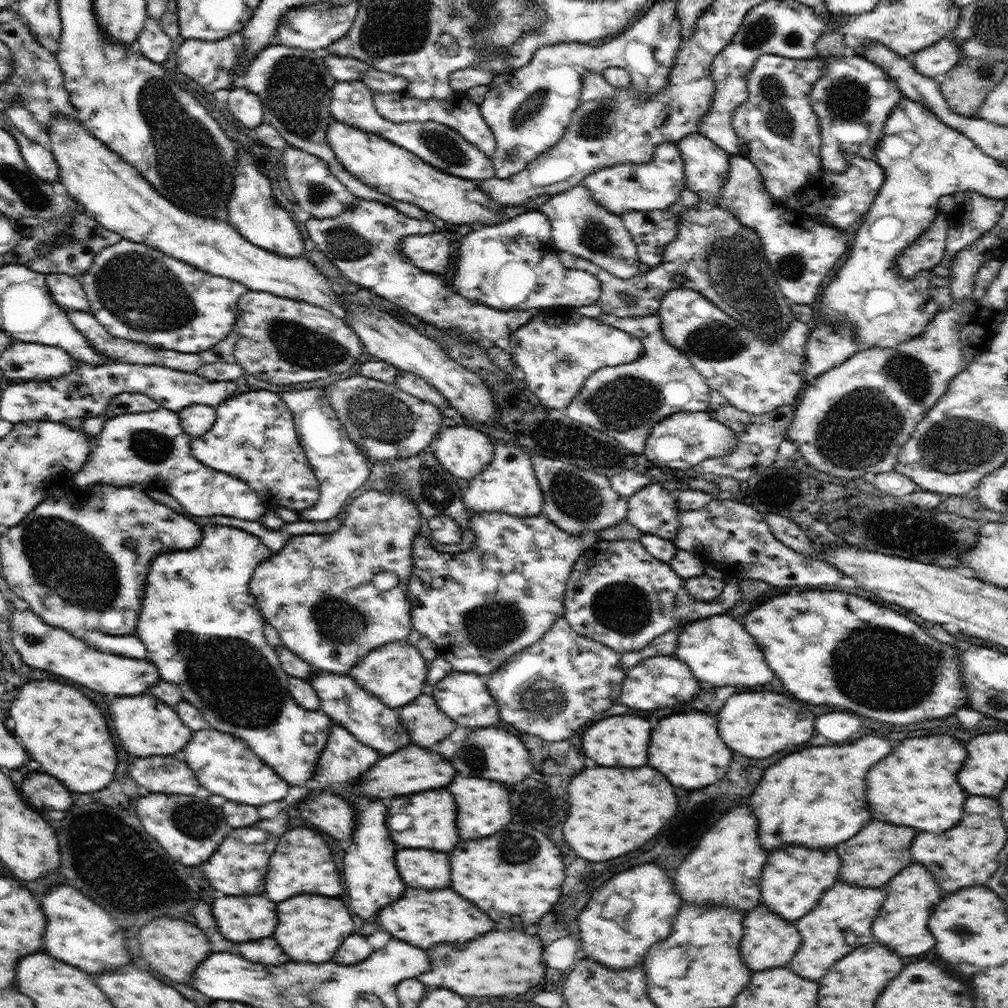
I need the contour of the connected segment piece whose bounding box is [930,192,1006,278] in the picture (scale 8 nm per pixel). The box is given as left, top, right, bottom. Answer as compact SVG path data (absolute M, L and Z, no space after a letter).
M958 192L953 195L955 207L948 214L950 224L947 228L946 250L943 259L933 266L930 271L936 276L946 278L951 276L951 264L955 254L970 246L974 241L977 241L982 235L986 235L1001 217L1006 201L1005 199L988 198L974 192Z

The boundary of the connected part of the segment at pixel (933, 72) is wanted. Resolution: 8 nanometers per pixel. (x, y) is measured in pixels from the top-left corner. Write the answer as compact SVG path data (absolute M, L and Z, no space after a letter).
M948 36L911 56L912 65L924 76L942 79L960 60L962 51L955 38Z

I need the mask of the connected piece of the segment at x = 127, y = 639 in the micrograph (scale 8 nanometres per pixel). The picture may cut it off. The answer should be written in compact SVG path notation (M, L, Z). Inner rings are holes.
M87 630L81 634L88 646L110 654L120 654L128 658L148 659L148 649L142 639L134 635L111 635L101 630Z

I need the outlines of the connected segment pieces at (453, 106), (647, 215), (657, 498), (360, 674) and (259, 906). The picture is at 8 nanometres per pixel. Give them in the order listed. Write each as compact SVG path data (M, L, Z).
M406 90L373 92L373 103L378 114L381 114L386 120L397 122L398 124L403 122L440 122L440 124L445 124L454 130L458 130L470 144L481 150L488 158L491 159L494 156L497 147L494 133L484 120L480 105L472 102L466 93L455 92L451 98L444 101L436 100L435 98L420 100L415 96L408 95Z
M627 210L621 215L637 246L639 259L650 268L663 261L664 249L677 237L680 215L674 211Z
M648 483L627 499L627 522L646 534L671 540L680 532L675 493L660 483Z
M404 638L370 650L354 665L354 669L350 670L349 675L364 690L379 698L388 708L396 709L412 702L423 693L422 690L427 690L424 682L427 682L428 669L429 665L420 651L412 646L407 638Z
M224 896L212 904L214 918L224 938L232 942L246 942L272 936L276 930L276 904L264 896Z

